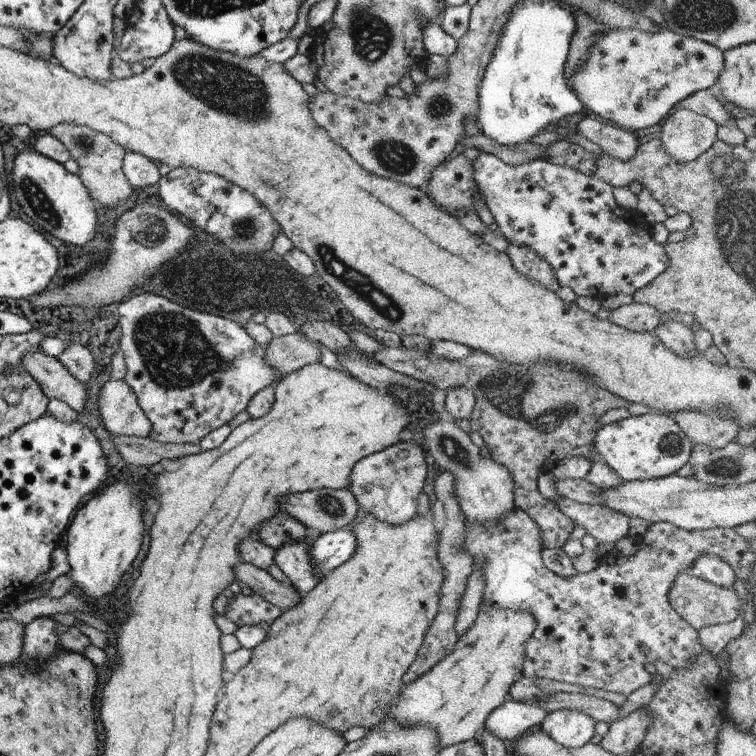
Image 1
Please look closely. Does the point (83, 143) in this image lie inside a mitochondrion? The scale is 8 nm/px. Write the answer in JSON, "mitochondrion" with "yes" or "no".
{"mitochondrion":"yes"}

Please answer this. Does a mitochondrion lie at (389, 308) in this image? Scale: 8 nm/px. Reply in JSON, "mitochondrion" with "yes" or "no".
{"mitochondrion":"yes"}

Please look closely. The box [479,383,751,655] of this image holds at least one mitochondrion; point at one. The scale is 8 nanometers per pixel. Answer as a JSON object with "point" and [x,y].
{"point":[721,466]}

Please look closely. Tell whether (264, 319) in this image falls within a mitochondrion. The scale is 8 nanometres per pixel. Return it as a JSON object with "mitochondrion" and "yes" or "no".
{"mitochondrion":"no"}

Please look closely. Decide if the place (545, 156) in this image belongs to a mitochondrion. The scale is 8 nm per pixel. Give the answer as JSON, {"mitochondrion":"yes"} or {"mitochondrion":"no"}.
{"mitochondrion":"no"}

